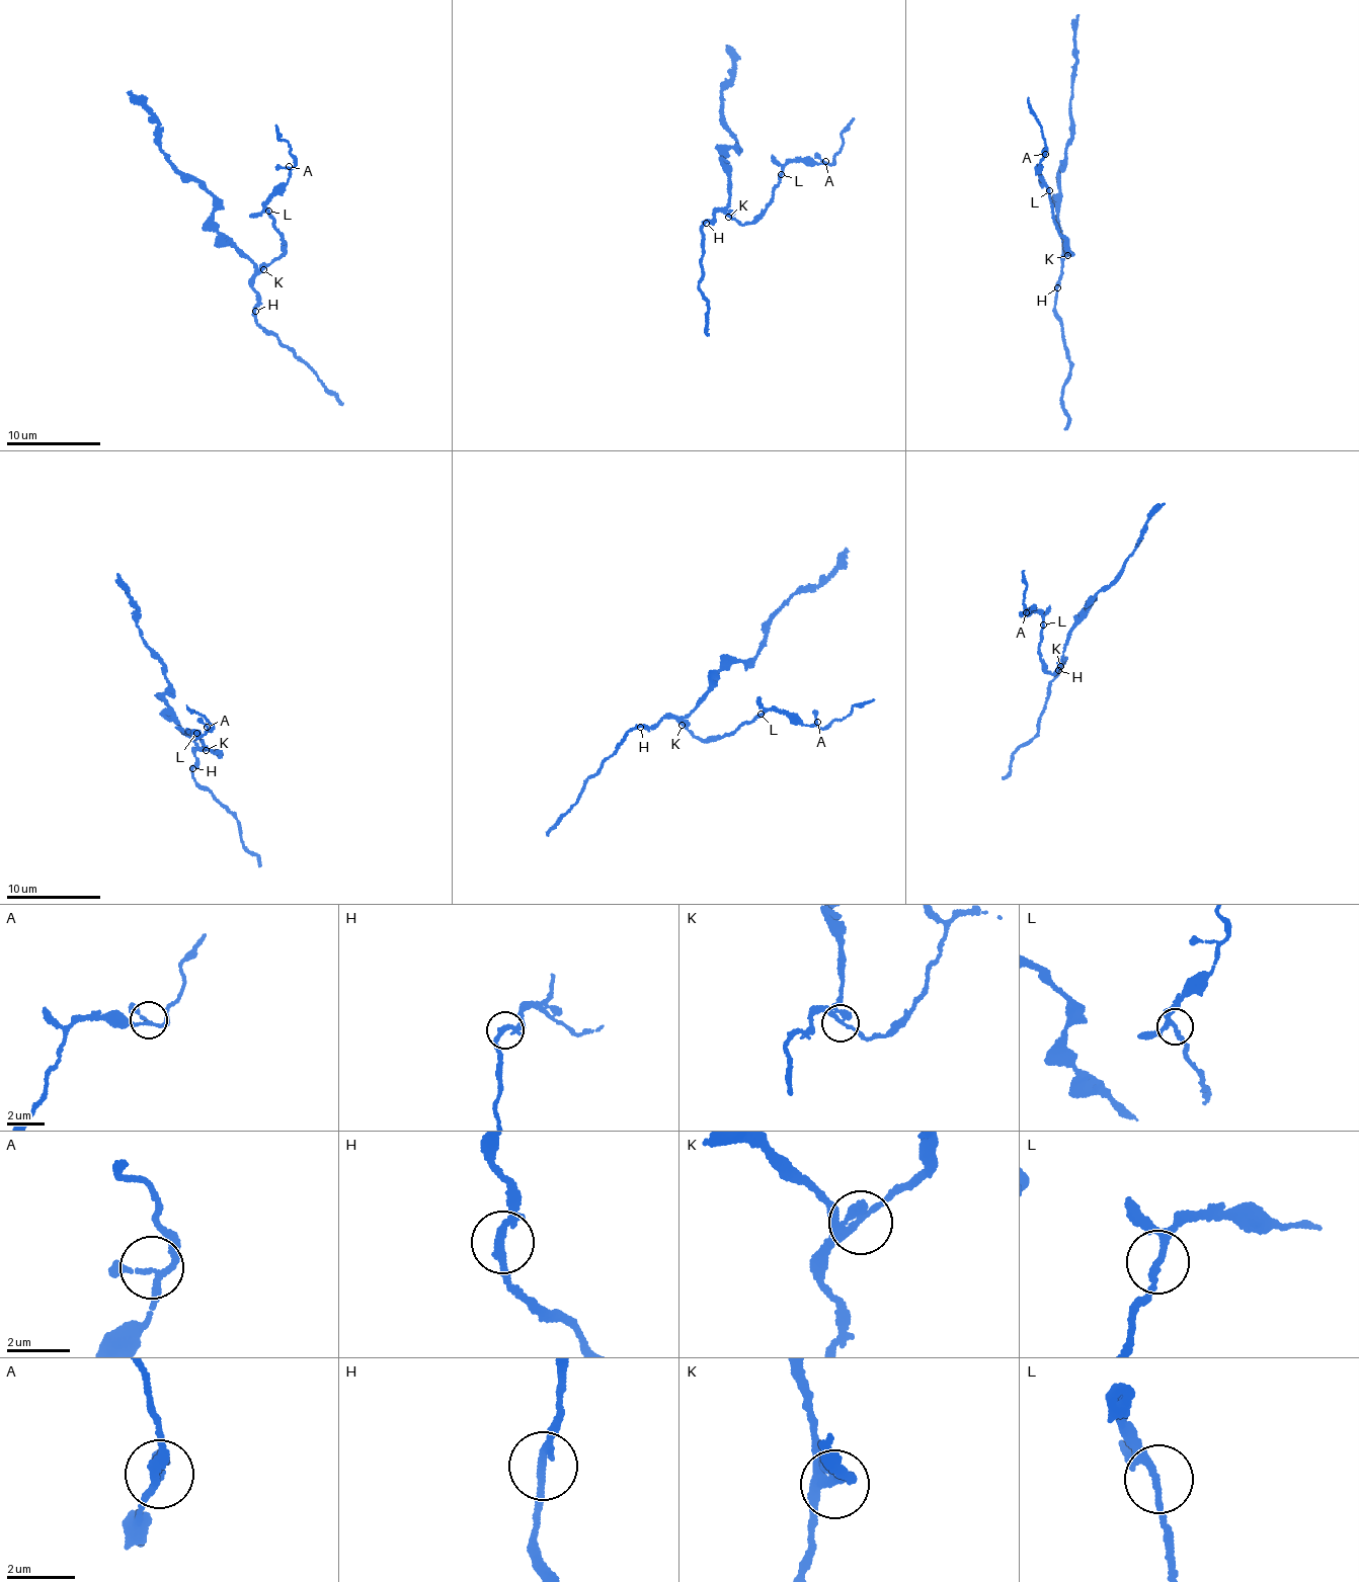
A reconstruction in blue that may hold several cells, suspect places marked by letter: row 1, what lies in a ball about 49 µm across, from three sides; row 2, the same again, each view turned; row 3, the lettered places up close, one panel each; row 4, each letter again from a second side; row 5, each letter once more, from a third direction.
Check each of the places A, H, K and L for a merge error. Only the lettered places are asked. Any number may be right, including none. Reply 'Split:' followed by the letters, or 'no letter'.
Split: no letter

